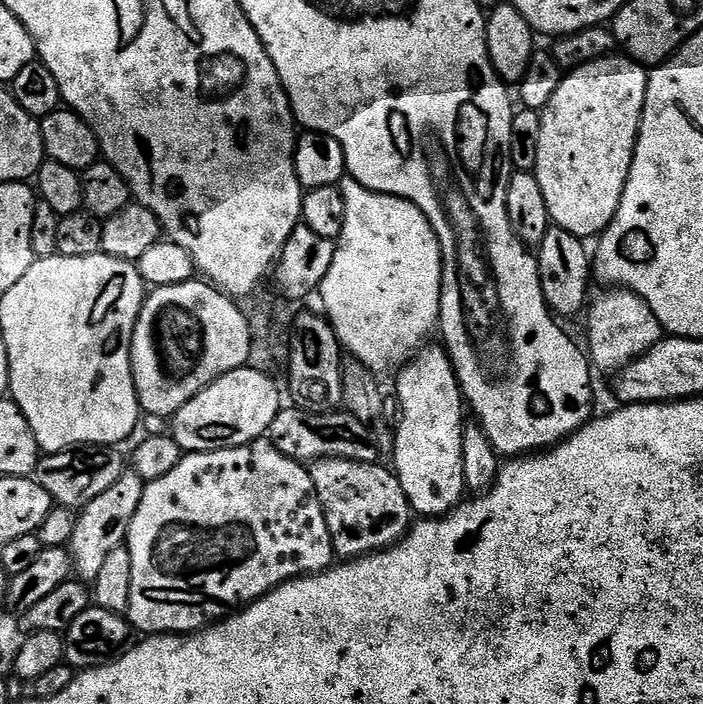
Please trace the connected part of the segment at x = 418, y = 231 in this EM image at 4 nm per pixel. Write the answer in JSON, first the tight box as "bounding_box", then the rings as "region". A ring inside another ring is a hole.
{"bounding_box":[318,178,444,370],"region":[[[351,178],[341,180],[338,187],[346,202],[346,226],[342,226],[340,239],[335,241],[334,262],[330,262],[330,270],[318,289],[318,297],[320,296],[321,302],[324,303],[323,315],[331,324],[332,329],[336,331],[336,336],[340,339],[341,349],[351,359],[360,360],[366,367],[373,370],[388,368],[391,364],[396,364],[395,366],[403,365],[427,341],[424,339],[431,332],[434,332],[440,318],[440,295],[442,294],[442,274],[444,273],[444,259],[440,253],[440,243],[426,218],[426,214],[422,214],[422,210],[418,210],[418,206],[414,206],[410,201],[375,192]]]}

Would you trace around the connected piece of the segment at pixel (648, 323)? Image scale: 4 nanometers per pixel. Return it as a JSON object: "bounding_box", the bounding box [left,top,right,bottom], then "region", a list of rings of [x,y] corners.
{"bounding_box":[586,290,662,374],"region":[[[608,290],[604,297],[597,302],[596,305],[591,305],[588,316],[588,348],[586,344],[586,352],[590,357],[591,363],[597,369],[601,368],[604,372],[612,372],[611,374],[619,373],[637,360],[644,352],[650,351],[653,346],[662,338],[662,329],[658,318],[654,318],[654,314],[650,310],[650,306],[646,306],[646,302],[641,296],[636,296],[634,293],[627,290]]]}

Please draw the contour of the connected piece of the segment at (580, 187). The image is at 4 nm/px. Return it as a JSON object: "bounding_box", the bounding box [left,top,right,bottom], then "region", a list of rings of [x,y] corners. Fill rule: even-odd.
{"bounding_box":[534,54,648,238],"region":[[[623,54],[595,60],[587,68],[569,71],[561,79],[558,90],[554,90],[554,98],[550,98],[548,105],[539,113],[541,133],[538,134],[534,175],[538,186],[542,186],[542,198],[546,198],[549,221],[555,227],[581,238],[596,238],[610,226],[618,210],[618,202],[622,202],[622,190],[634,158],[634,146],[646,102],[648,73],[645,65],[629,60]]]}

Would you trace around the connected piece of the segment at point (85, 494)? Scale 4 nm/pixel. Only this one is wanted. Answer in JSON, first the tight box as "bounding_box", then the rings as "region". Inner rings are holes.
{"bounding_box":[34,444,126,510],"region":[[[89,444],[67,452],[44,454],[36,463],[34,479],[59,507],[83,510],[87,504],[94,502],[94,498],[101,496],[122,478],[126,471],[126,456],[120,451],[116,446]]]}

